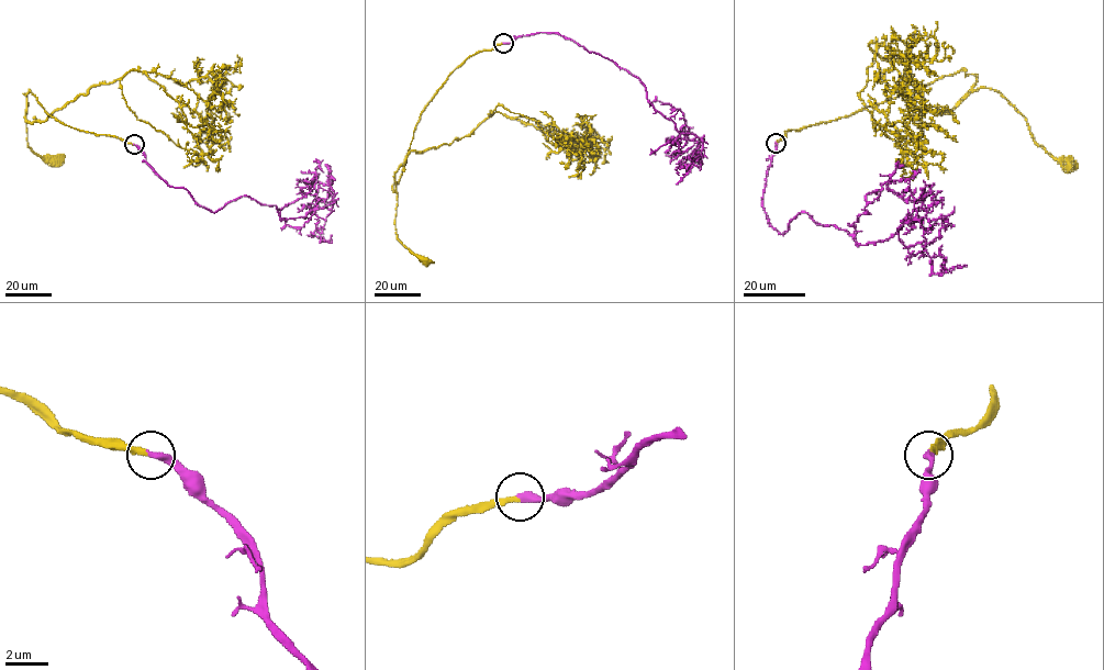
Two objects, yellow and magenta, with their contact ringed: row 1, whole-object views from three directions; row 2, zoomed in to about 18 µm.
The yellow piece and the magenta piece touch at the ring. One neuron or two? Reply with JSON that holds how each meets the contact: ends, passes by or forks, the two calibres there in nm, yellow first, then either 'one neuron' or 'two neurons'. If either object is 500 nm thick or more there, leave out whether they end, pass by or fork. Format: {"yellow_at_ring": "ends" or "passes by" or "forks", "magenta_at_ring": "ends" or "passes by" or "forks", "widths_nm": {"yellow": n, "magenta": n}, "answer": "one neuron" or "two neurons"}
{"yellow_at_ring": "ends", "magenta_at_ring": "ends", "widths_nm": {"yellow": 280, "magenta": 340}, "answer": "one neuron"}

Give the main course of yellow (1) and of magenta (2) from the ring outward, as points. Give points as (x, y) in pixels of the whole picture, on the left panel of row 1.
1: (134, 144), (64, 124), (46, 112), (30, 90), (23, 93), (28, 103), (28, 146), (37, 154), (55, 160)
2: (134, 144), (169, 186), (212, 212), (248, 196), (275, 205), (285, 220), (333, 201), (324, 242), (307, 234)

